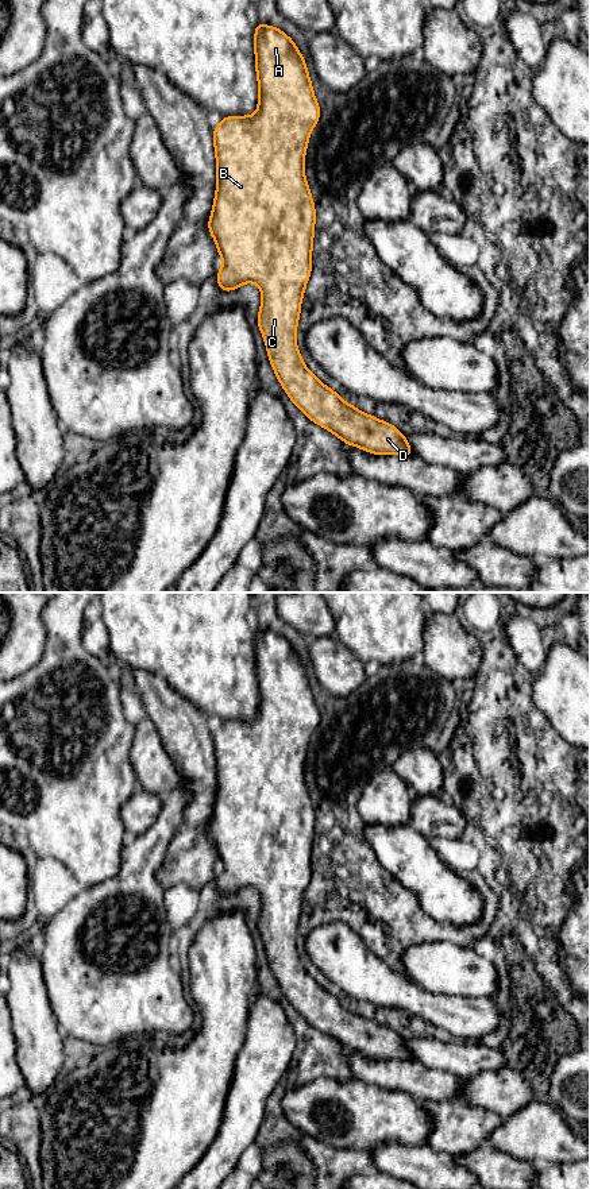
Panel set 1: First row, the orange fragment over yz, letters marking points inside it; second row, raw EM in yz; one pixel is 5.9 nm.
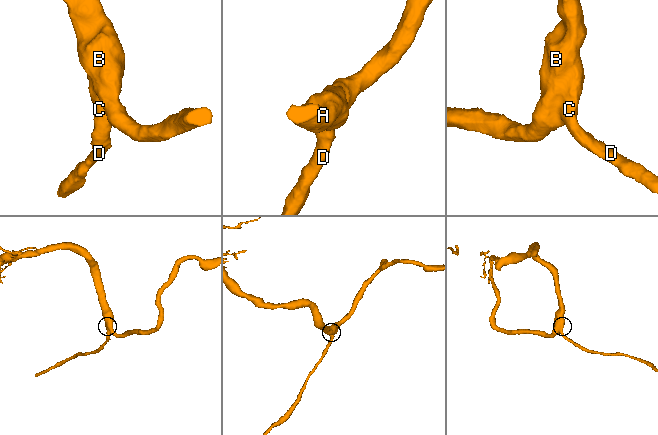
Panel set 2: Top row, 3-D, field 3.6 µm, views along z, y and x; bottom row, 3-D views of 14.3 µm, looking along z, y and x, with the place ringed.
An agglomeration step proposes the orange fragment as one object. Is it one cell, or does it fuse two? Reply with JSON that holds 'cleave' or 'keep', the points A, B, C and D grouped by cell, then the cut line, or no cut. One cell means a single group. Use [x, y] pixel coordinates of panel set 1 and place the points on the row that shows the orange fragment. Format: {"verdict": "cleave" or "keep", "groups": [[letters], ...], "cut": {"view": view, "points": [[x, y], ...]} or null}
{"verdict": "keep", "groups": [["A", "B", "C", "D"]], "cut": null}

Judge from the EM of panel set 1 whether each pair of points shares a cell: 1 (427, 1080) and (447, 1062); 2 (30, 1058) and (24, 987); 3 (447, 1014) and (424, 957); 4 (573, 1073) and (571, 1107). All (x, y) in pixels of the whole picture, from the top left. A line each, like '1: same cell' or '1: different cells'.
1: different cells
2: same cell
3: different cells
4: same cell

